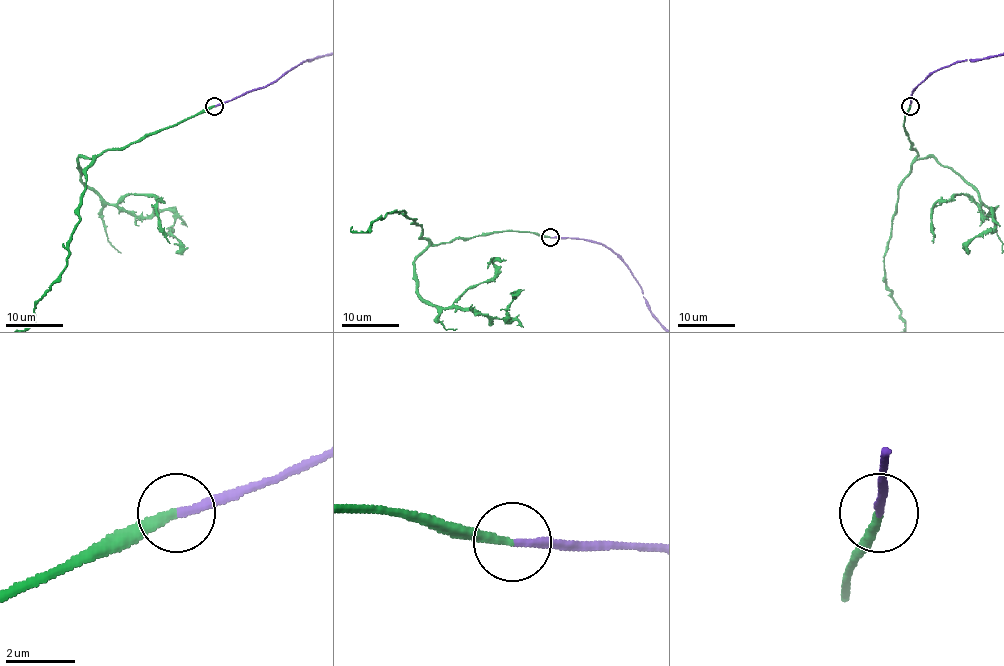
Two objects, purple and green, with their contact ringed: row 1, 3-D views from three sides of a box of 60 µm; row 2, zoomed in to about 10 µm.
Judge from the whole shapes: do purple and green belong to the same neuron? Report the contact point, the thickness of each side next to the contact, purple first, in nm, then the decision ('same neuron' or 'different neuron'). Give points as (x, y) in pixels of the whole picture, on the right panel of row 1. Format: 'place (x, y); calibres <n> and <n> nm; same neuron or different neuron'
place (910, 106); calibres 240 and 280 nm; same neuron

